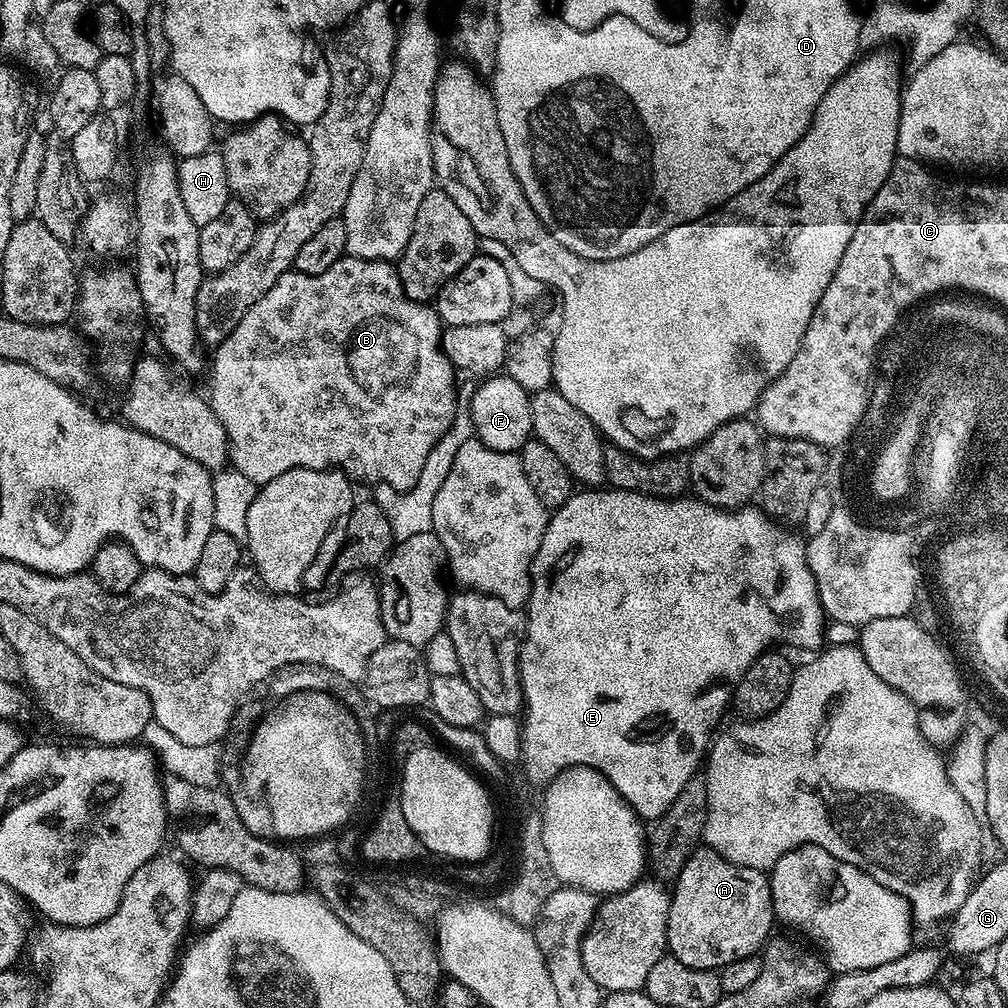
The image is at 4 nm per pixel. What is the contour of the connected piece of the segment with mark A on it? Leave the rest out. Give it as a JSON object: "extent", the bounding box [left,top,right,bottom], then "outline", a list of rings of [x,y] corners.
{"extent":[667,846,773,970],"outline":[[[707,846],[697,847],[676,876],[668,902],[667,951],[686,966],[719,970],[738,958],[757,955],[773,935],[772,882],[759,868],[730,862]]]}

